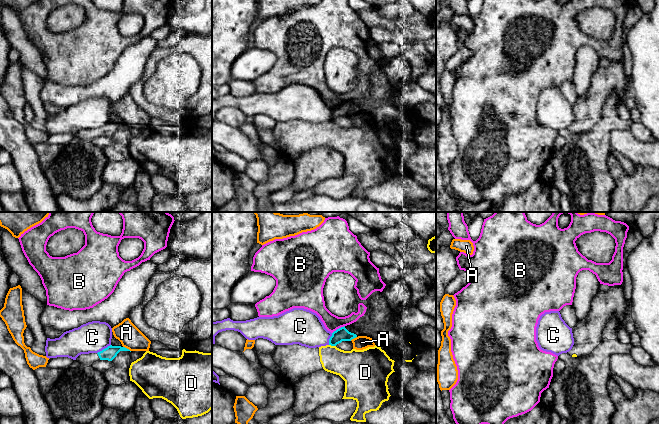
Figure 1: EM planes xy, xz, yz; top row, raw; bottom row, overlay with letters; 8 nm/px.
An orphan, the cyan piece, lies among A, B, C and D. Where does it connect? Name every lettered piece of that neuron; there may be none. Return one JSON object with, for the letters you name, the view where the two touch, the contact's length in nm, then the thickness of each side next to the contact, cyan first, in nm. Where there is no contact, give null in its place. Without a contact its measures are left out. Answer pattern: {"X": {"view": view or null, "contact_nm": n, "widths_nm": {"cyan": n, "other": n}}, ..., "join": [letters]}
{"join": []}

